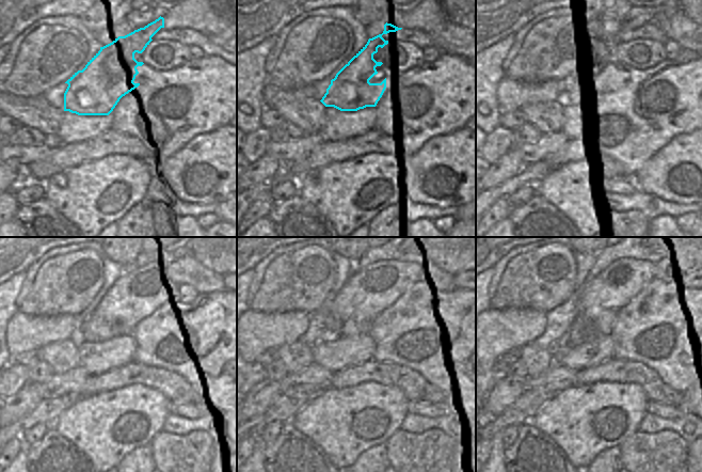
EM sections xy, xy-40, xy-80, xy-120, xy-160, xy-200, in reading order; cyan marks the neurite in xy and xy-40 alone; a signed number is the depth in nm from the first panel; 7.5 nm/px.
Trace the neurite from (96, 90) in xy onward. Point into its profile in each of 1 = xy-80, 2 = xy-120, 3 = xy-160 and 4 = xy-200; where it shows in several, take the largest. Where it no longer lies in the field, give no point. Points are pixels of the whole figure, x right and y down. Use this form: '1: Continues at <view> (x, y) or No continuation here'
1: Continues at xy-80 (588, 80)
2: Continues at xy-120 (110, 318)
3: Continues at xy-160 (353, 302)
4: Continues at xy-200 (609, 288).

